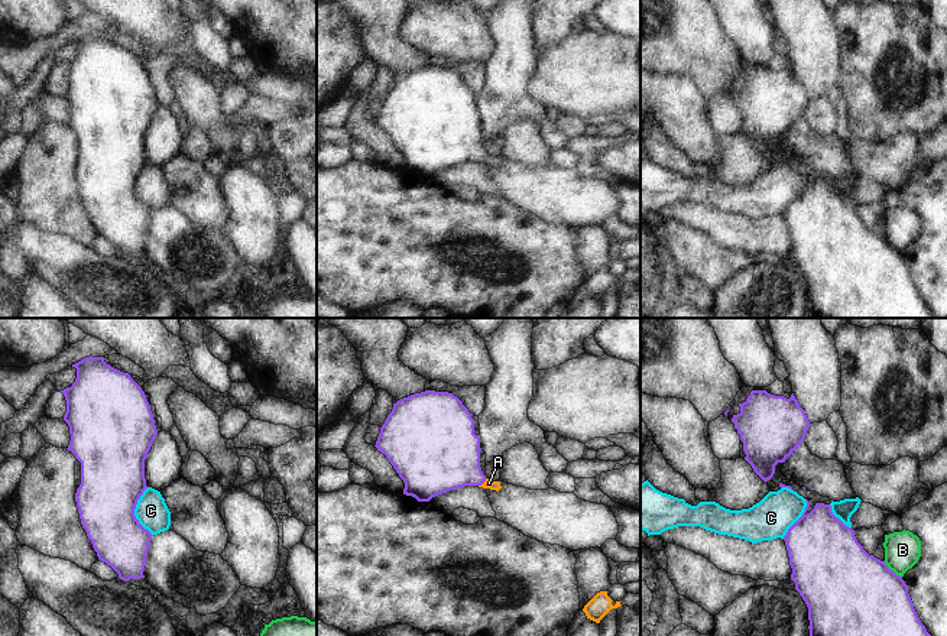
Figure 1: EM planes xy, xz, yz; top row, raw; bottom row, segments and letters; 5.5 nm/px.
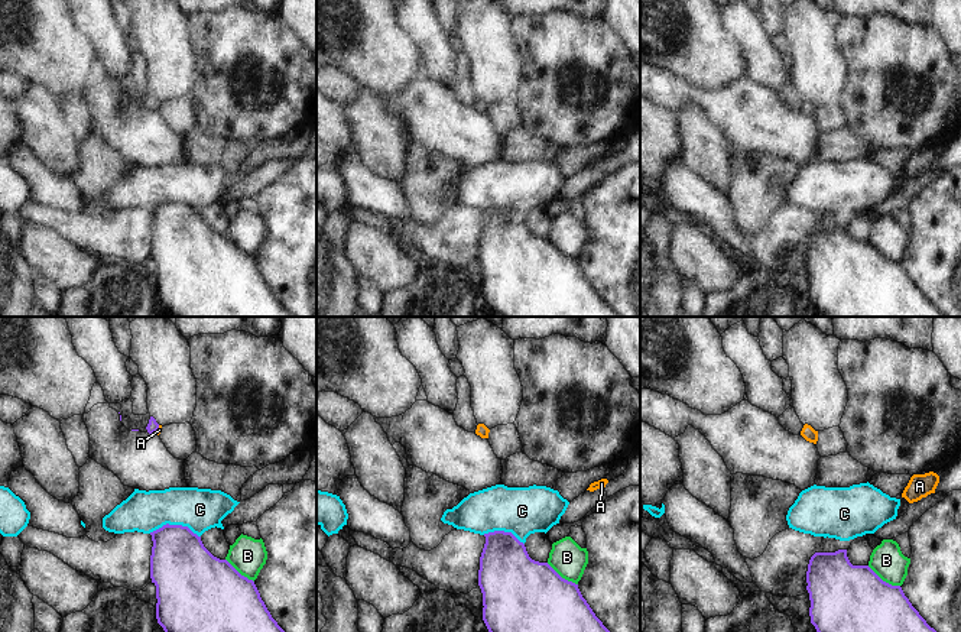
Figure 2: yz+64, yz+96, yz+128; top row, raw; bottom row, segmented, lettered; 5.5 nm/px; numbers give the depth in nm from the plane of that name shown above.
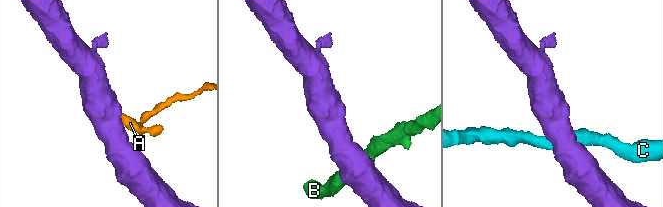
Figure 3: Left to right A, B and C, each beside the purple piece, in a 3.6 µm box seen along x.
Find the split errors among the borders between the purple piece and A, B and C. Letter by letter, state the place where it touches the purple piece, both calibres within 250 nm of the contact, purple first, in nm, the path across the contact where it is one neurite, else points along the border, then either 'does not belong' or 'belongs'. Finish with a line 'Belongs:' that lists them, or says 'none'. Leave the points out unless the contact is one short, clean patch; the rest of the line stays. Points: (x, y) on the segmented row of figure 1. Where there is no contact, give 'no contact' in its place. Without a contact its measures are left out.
A: meets purple in xz at (482, 483); 380 nm thick on the purple side, 50 nm on the other; runs through xz (446, 457), (482, 483), (489, 483); belongs
B: meets purple in yz at (892, 571); 460 nm thick on the purple side, 200 nm on the other; does not belong
C: meets purple in xy at (133, 512); 360 nm thick on the purple side, 180 nm on the other; does not belong
Belongs: A

